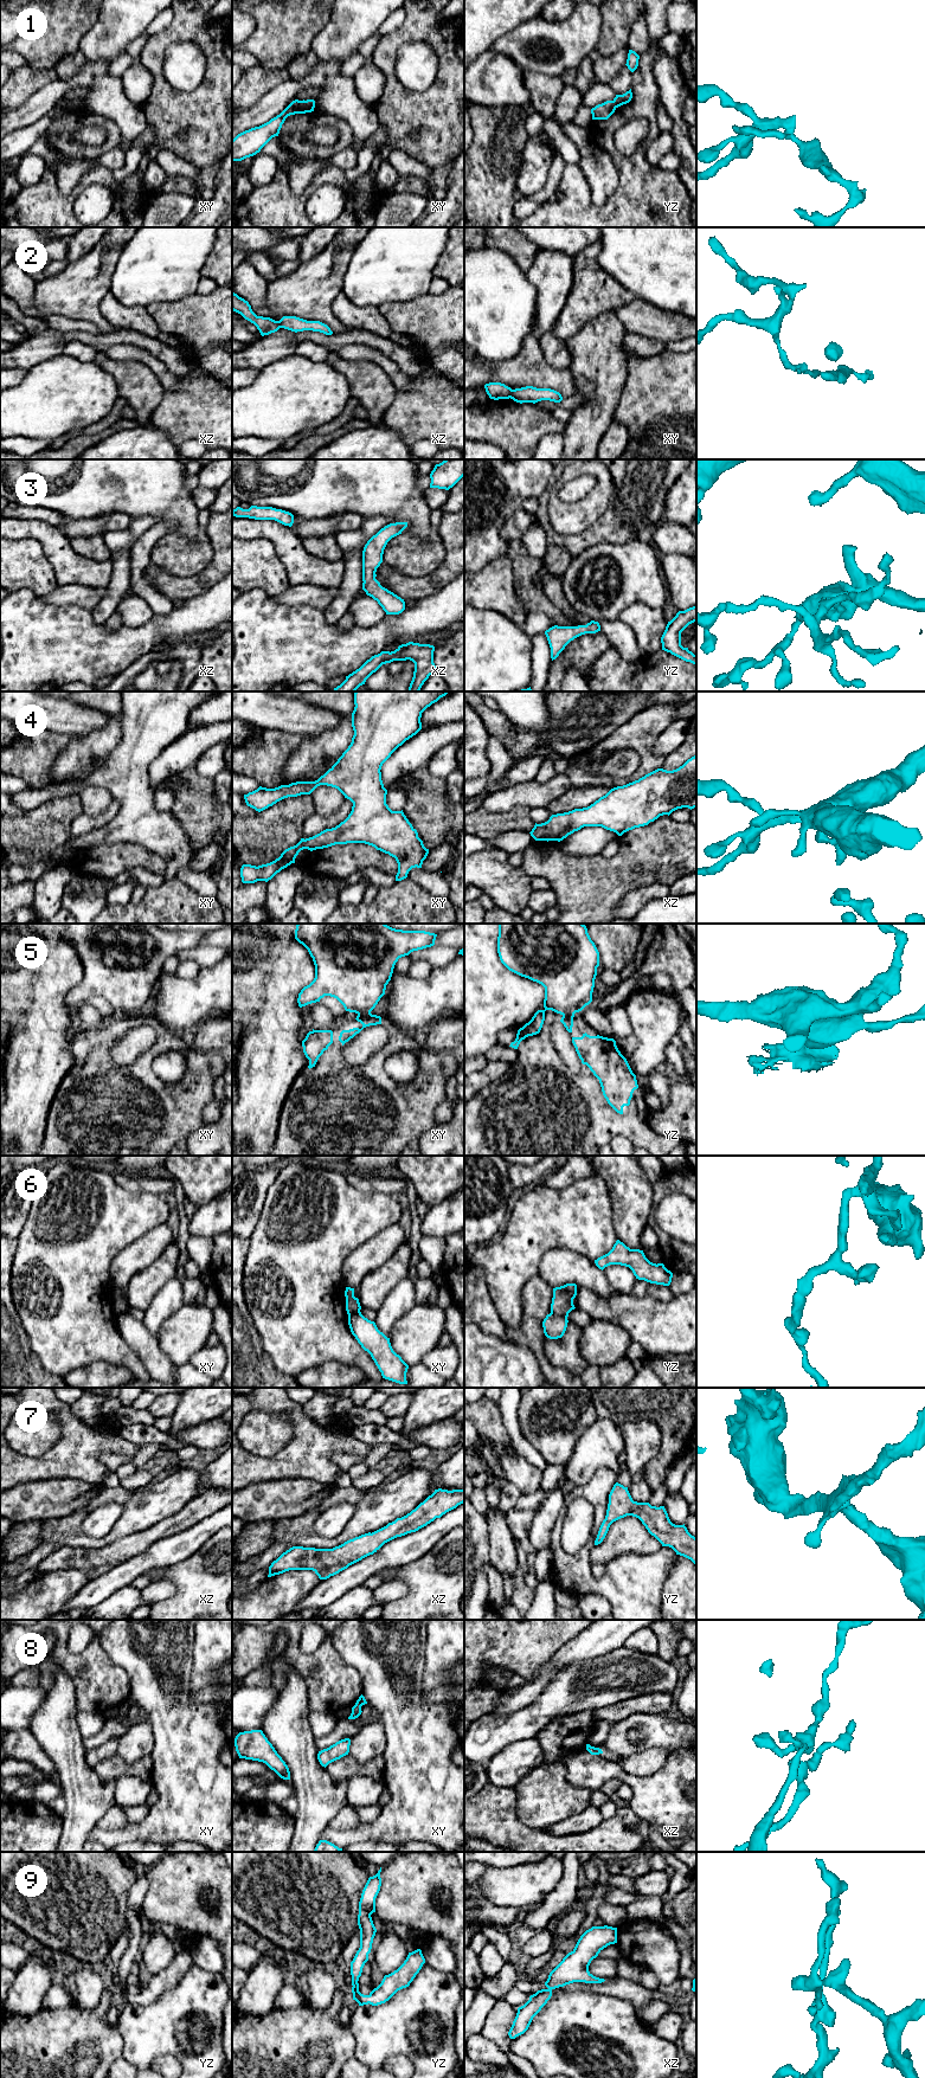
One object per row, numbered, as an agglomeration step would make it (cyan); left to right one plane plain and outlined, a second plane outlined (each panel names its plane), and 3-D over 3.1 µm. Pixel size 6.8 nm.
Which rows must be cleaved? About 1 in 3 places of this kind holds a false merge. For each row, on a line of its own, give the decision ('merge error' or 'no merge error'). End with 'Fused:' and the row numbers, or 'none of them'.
1: merge error
2: merge error
3: no merge error
4: no merge error
5: merge error
6: merge error
7: no merge error
8: no merge error
9: no merge error
Fused: 1, 2, 5, 6

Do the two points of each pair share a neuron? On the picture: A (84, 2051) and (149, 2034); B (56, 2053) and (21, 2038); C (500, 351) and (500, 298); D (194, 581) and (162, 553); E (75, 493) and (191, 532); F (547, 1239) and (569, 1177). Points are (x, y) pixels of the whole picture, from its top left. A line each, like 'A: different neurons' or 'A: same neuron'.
A: different neurons
B: same neuron
C: same neuron
D: different neurons
E: same neuron
F: different neurons

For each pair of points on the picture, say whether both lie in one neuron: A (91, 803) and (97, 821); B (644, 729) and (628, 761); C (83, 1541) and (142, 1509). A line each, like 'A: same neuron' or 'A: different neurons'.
A: different neurons
B: different neurons
C: same neuron

